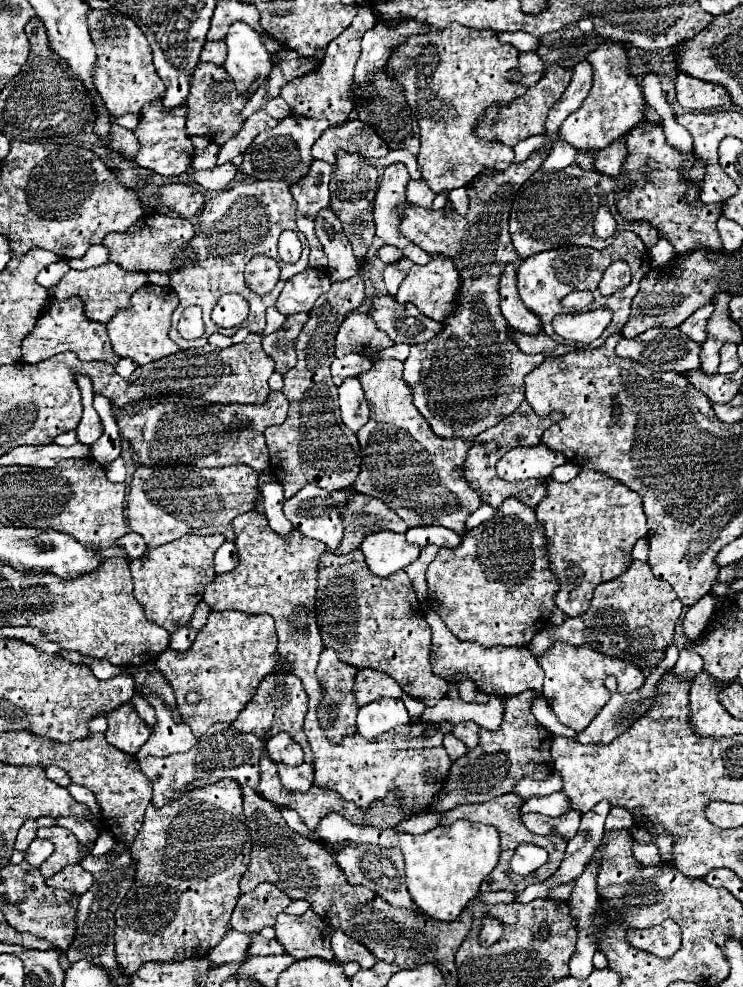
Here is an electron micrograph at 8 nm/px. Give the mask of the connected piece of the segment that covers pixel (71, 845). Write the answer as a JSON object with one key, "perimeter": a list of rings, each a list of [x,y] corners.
{"perimeter":[[[61,826],[39,828],[37,830],[37,838],[47,838],[47,840],[51,840],[55,844],[55,852],[39,866],[43,878],[51,878],[63,866],[77,864],[83,858],[81,844],[73,836],[73,832],[69,832],[67,828],[61,828]]]}

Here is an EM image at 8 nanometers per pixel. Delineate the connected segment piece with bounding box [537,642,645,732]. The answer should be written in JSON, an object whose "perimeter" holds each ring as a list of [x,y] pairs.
{"perimeter":[[[555,642],[541,658],[537,658],[541,668],[545,670],[545,686],[543,696],[547,702],[551,702],[553,712],[557,714],[559,722],[563,726],[573,728],[575,732],[585,730],[591,720],[597,716],[597,712],[605,706],[611,692],[605,688],[605,678],[615,676],[617,678],[617,690],[621,694],[635,692],[643,686],[645,676],[641,668],[637,668],[631,662],[605,656],[591,646],[569,646],[565,642]]]}

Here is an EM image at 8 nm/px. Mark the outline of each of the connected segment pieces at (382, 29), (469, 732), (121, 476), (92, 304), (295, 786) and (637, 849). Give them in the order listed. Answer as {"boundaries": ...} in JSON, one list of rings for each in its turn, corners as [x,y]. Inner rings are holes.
{"boundaries":[[[[401,18],[401,22],[397,26],[385,26],[385,22],[377,22],[375,28],[367,30],[365,36],[363,36],[363,52],[361,52],[361,58],[359,58],[357,66],[355,66],[355,80],[361,84],[361,92],[371,90],[371,84],[367,84],[367,80],[369,80],[367,74],[381,68],[381,66],[385,66],[387,60],[389,60],[389,54],[397,46],[401,46],[413,34],[427,34],[427,32],[429,32],[429,26],[425,26],[423,22],[413,22],[411,18]]],[[[461,722],[457,726],[453,726],[453,736],[459,738],[467,748],[475,748],[477,740],[479,740],[479,726],[475,722]]],[[[123,458],[113,460],[113,462],[105,468],[105,472],[107,472],[107,478],[109,478],[111,482],[125,482],[125,464],[123,464]]],[[[107,262],[103,266],[89,268],[89,270],[69,270],[59,280],[59,284],[47,288],[47,292],[55,300],[65,300],[65,298],[79,296],[83,300],[85,316],[93,322],[107,324],[109,318],[113,318],[113,314],[117,314],[117,310],[129,306],[129,298],[135,294],[135,290],[139,290],[145,284],[147,284],[147,276],[143,272],[127,272],[127,270],[121,270],[121,266],[117,266],[113,262]]],[[[301,764],[301,766],[279,766],[279,778],[281,784],[291,792],[307,792],[313,786],[313,764]]],[[[633,842],[633,852],[635,852],[635,858],[637,858],[641,864],[649,864],[649,866],[661,864],[657,846],[643,846],[643,844],[635,844],[635,842]]]]}

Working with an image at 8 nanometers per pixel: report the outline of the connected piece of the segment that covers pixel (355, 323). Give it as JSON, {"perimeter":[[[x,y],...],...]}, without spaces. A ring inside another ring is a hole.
{"perimeter":[[[351,312],[337,332],[335,356],[343,358],[345,354],[365,354],[369,358],[377,354],[377,350],[389,348],[393,344],[395,342],[389,336],[375,328],[375,322],[369,314]]]}

